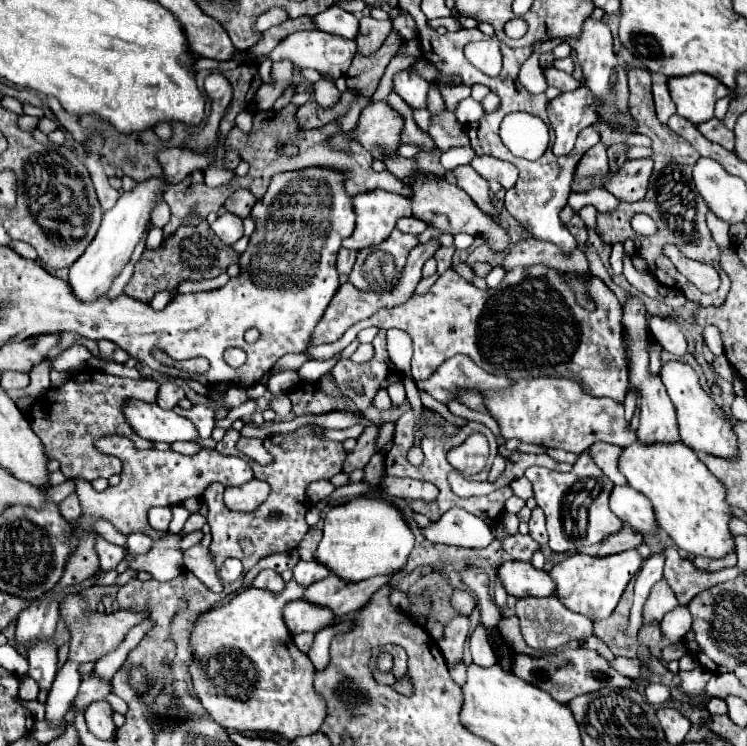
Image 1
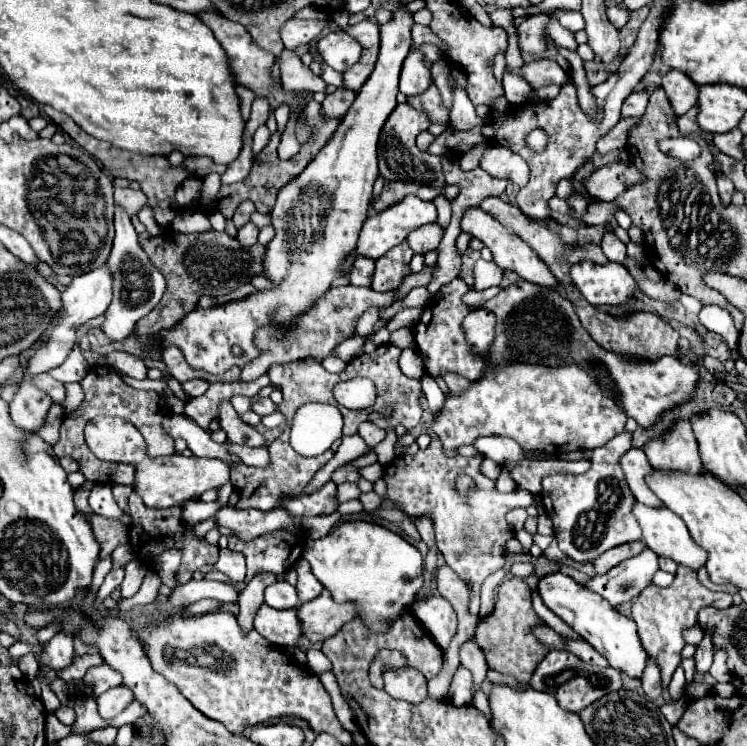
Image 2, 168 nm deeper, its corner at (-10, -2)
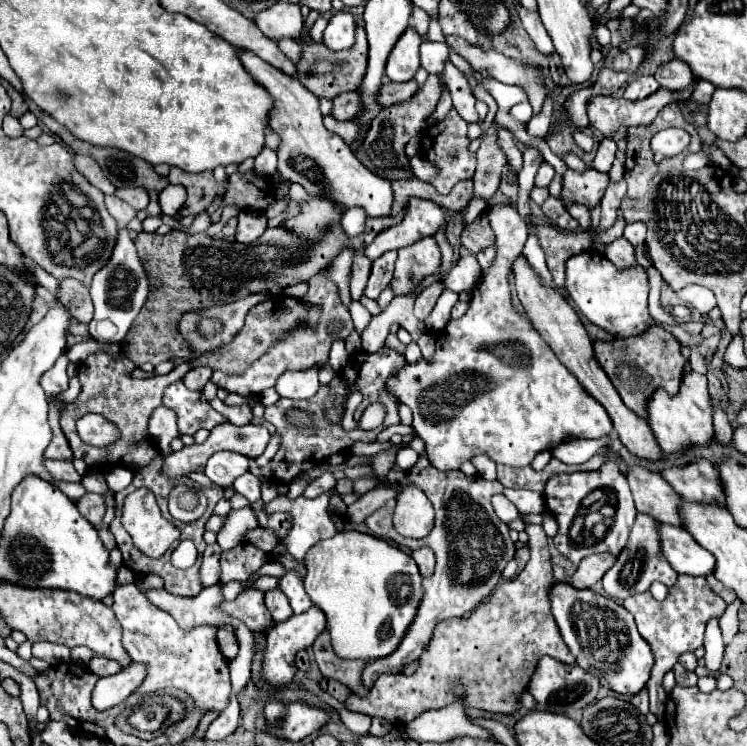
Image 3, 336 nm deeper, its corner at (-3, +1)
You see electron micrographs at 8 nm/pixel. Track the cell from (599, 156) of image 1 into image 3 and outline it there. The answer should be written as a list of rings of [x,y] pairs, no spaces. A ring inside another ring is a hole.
[[[689,86],[689,90],[679,90],[679,94],[675,94],[675,90],[659,88],[655,94],[647,96],[645,100],[637,100],[637,102],[629,102],[625,98],[613,100],[609,96],[589,98],[589,102],[587,102],[589,122],[593,128],[603,132],[603,136],[611,138],[619,126],[629,128],[629,126],[651,124],[663,106],[667,106],[671,102],[679,102],[679,100],[681,102],[689,100],[691,90],[693,90],[693,86]]]

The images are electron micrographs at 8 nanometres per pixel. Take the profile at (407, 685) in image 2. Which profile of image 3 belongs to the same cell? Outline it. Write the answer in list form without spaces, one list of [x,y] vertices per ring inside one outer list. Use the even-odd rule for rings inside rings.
[[[525,522],[525,532],[529,536],[527,544],[531,550],[531,560],[527,562],[525,570],[521,570],[515,578],[499,584],[493,590],[491,598],[479,604],[475,612],[471,612],[469,618],[451,618],[451,620],[437,624],[429,650],[423,654],[421,666],[417,668],[413,676],[383,674],[367,696],[349,696],[345,706],[353,712],[385,718],[391,724],[409,724],[419,714],[427,710],[445,708],[455,700],[463,700],[465,708],[477,708],[477,710],[485,710],[493,714],[511,716],[517,712],[519,698],[521,698],[519,694],[527,690],[531,674],[535,672],[535,666],[543,656],[551,656],[559,662],[573,664],[575,658],[567,650],[559,634],[559,628],[555,626],[555,620],[551,618],[551,602],[547,594],[551,590],[551,584],[555,584],[555,578],[553,578],[549,548],[547,548],[547,534],[541,526],[535,526],[531,522]]]

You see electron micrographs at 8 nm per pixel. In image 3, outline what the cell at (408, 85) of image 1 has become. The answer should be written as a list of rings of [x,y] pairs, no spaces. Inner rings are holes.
[[[407,28],[403,32],[403,38],[395,42],[389,58],[385,72],[391,78],[391,82],[409,82],[413,80],[417,68],[419,68],[419,46],[421,46],[421,36],[413,30]]]

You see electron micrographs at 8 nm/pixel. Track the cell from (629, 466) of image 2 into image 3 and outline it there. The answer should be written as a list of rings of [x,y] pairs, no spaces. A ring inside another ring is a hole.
[[[633,466],[627,480],[635,498],[637,512],[649,514],[651,518],[663,524],[673,524],[683,528],[679,516],[681,496],[665,482],[661,474],[653,474],[641,466]]]

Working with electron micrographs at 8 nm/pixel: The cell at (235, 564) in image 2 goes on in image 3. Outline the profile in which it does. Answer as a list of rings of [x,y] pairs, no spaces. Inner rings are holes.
[[[217,544],[206,547],[203,564],[201,564],[203,586],[211,586],[211,584],[219,582],[219,554],[221,554],[221,548]]]

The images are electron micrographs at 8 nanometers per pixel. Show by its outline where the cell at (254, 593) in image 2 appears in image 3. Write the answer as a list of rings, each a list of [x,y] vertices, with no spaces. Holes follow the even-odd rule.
[[[225,626],[225,628],[221,628],[217,632],[217,644],[219,644],[219,650],[221,650],[221,654],[225,658],[233,660],[237,656],[239,644],[237,644],[237,638],[235,638],[235,634],[233,634],[233,630],[229,626]]]

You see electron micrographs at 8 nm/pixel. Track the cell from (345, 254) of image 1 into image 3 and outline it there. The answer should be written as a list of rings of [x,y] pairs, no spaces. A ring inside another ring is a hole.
[[[355,254],[353,272],[351,272],[351,296],[355,300],[359,300],[363,296],[369,274],[371,274],[371,260],[367,260],[365,254]]]

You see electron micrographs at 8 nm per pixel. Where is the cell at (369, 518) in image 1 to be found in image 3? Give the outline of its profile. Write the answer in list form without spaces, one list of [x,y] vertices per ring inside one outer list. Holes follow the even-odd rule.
[[[349,530],[311,546],[305,556],[305,564],[305,592],[325,614],[325,628],[339,658],[377,660],[397,650],[403,634],[407,634],[407,626],[415,620],[415,610],[421,598],[421,574],[407,552],[393,548],[371,534]],[[393,578],[397,578],[397,586],[407,584],[407,598],[401,600],[391,594],[389,582]]]

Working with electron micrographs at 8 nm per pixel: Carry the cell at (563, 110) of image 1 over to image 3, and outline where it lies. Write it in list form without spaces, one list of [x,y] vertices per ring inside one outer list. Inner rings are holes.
[[[637,76],[633,80],[633,84],[627,86],[627,92],[625,92],[625,98],[627,100],[643,100],[647,98],[651,92],[655,92],[659,88],[657,80],[653,76]]]

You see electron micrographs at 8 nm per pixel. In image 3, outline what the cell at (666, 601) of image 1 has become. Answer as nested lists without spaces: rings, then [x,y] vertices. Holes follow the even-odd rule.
[[[641,690],[637,696],[633,696],[629,700],[641,714],[647,714],[649,712],[649,698],[647,698],[647,690]]]

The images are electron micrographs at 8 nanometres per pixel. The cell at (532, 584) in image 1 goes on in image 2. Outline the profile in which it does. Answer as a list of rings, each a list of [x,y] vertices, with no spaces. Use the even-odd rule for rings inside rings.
[[[550,573],[538,579],[536,591],[540,593],[544,605],[564,619],[576,633],[580,633],[598,653],[602,653],[610,665],[618,671],[624,671],[632,677],[640,677],[646,667],[646,651],[642,649],[636,625],[632,619],[620,615],[610,603],[594,591],[588,591],[580,583],[574,583],[572,577],[564,573]]]

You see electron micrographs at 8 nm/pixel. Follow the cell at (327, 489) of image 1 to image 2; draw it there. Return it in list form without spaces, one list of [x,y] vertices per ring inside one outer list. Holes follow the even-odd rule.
[[[342,483],[338,489],[336,489],[336,501],[338,503],[344,503],[344,501],[350,501],[350,499],[358,499],[360,495],[360,489],[356,483]]]

